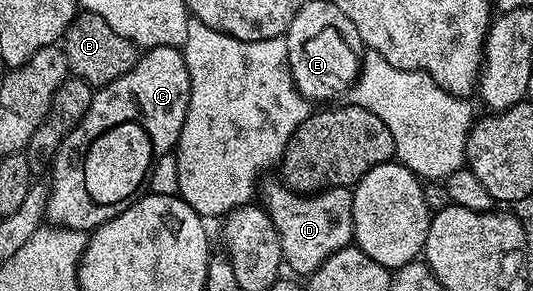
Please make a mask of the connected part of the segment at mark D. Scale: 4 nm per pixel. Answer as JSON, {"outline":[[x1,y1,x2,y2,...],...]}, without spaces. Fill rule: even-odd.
{"outline":[[280,180,267,181,260,186,259,197,262,197,263,208,281,237,281,260,288,268,290,265,295,272,308,275,335,251,354,244,352,188,337,185,334,189,322,189,319,193,306,195,288,189]]}

